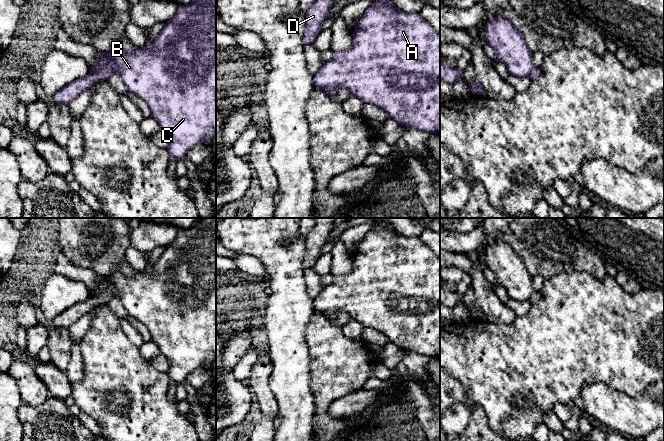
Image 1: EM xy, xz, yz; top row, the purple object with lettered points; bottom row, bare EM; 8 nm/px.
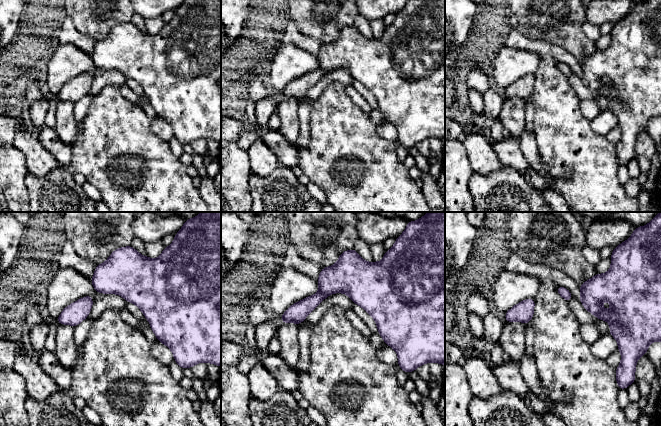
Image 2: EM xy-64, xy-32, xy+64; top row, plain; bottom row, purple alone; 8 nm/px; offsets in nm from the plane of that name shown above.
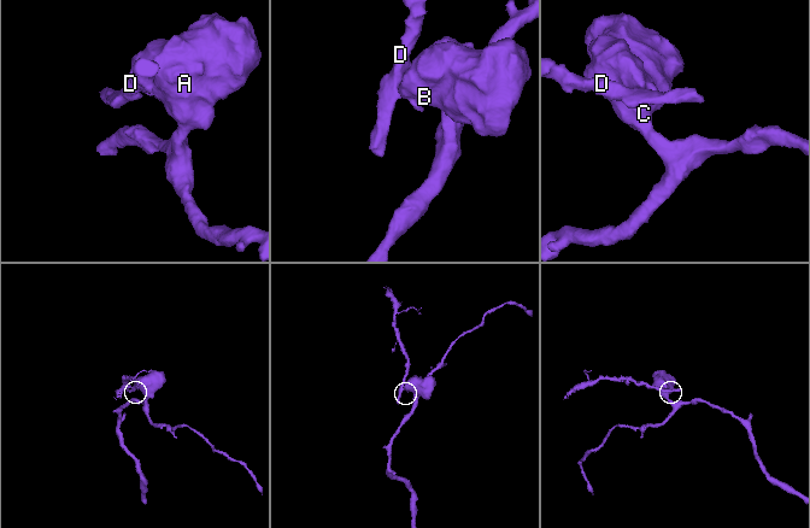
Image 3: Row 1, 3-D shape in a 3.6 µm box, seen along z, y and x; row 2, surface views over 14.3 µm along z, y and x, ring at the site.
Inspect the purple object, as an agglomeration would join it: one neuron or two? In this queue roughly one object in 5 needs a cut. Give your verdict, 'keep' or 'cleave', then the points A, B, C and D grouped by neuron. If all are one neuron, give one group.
cleave; groups A B C / D

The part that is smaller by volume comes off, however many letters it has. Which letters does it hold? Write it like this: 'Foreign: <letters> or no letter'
Foreign: D

